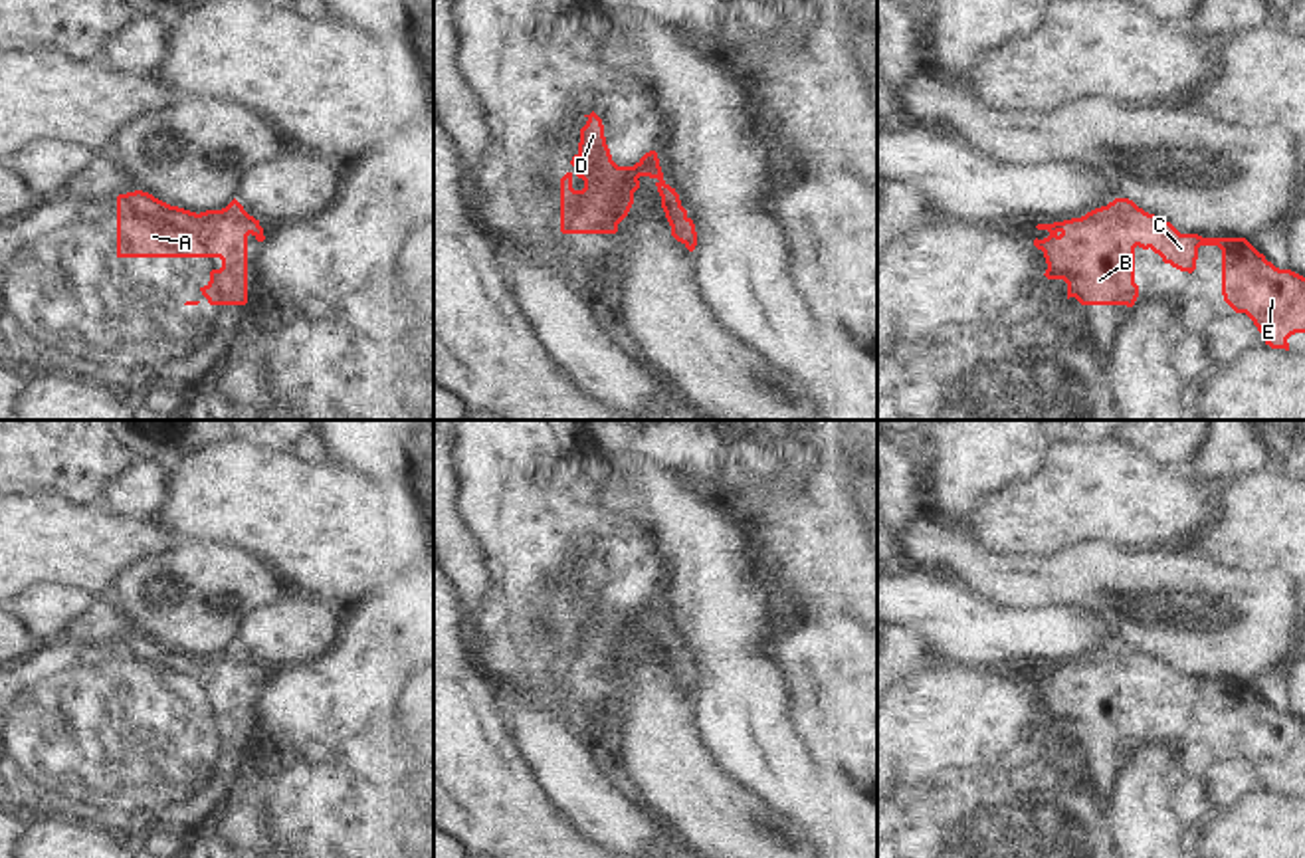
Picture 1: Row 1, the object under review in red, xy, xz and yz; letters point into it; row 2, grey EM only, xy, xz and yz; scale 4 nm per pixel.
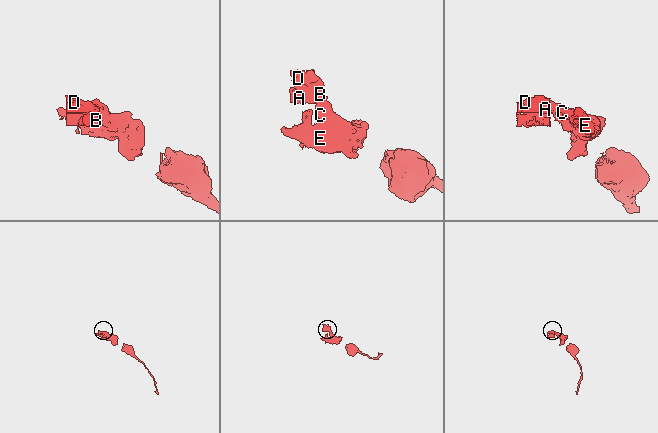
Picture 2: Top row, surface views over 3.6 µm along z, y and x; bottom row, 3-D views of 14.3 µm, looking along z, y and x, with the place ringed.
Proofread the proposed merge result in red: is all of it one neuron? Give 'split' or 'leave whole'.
leave whole

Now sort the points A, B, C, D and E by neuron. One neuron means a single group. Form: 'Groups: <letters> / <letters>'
Groups: A B C D E

